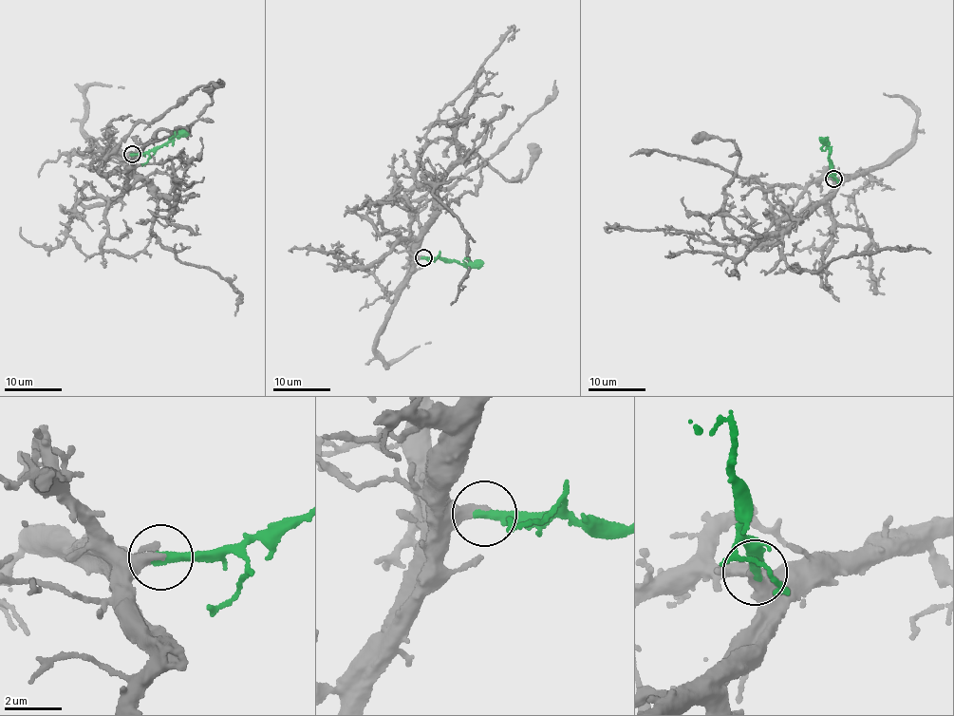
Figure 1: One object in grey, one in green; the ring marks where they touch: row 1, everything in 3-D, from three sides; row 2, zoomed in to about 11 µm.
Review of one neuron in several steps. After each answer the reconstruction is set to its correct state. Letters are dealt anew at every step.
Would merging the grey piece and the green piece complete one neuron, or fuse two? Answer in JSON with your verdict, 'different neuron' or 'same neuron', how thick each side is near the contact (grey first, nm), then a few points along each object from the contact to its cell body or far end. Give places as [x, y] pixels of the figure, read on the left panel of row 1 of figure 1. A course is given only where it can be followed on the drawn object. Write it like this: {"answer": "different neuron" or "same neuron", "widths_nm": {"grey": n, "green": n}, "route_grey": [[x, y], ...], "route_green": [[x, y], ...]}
{"answer": "same neuron", "widths_nm": {"grey": 380, "green": 360}, "route_grey": [[132, 154], [126, 171], [158, 200], [155, 237], [181, 262], [227, 279], [242, 298], [234, 315]], "route_green": [[132, 154], [149, 152], [174, 137], [189, 133]]}

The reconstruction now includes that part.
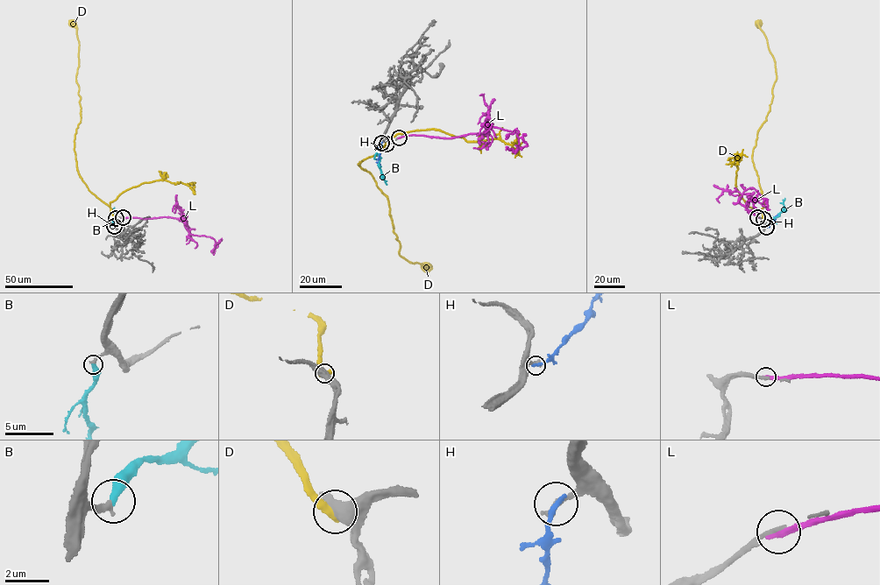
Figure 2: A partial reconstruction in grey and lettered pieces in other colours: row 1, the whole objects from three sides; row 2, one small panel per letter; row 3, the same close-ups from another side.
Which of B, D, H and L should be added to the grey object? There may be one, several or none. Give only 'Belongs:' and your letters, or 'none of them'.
Belongs: B

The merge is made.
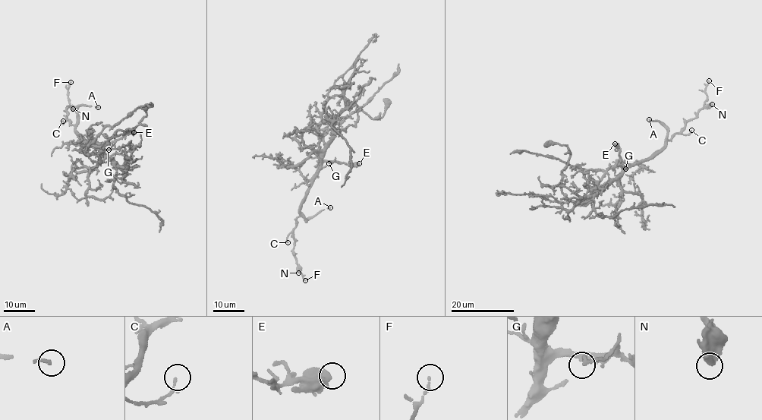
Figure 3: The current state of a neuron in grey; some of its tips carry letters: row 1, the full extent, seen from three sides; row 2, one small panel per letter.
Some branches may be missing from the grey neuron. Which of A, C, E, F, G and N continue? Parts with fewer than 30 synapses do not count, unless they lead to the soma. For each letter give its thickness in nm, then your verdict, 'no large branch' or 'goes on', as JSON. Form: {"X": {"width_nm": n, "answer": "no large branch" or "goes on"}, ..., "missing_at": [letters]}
{"A": {"width_nm": 130, "answer": "goes on"}, "C": {"width_nm": 130, "answer": "no large branch"}, "E": {"width_nm": 550, "answer": "no large branch"}, "F": {"width_nm": 130, "answer": "no large branch"}, "G": {"width_nm": 170, "answer": "no large branch"}, "N": {"width_nm": 550, "answer": "no large branch"}, "missing_at": ["A"]}

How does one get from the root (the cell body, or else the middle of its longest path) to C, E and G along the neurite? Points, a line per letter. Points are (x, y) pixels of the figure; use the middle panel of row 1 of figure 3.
C: (322, 155), (322, 162), (307, 193), (297, 222), (287, 239), (288, 242)
E: (322, 155), (325, 161), (335, 160), (351, 165), (359, 163)
G: (322, 155), (325, 161), (335, 159), (329, 163)

